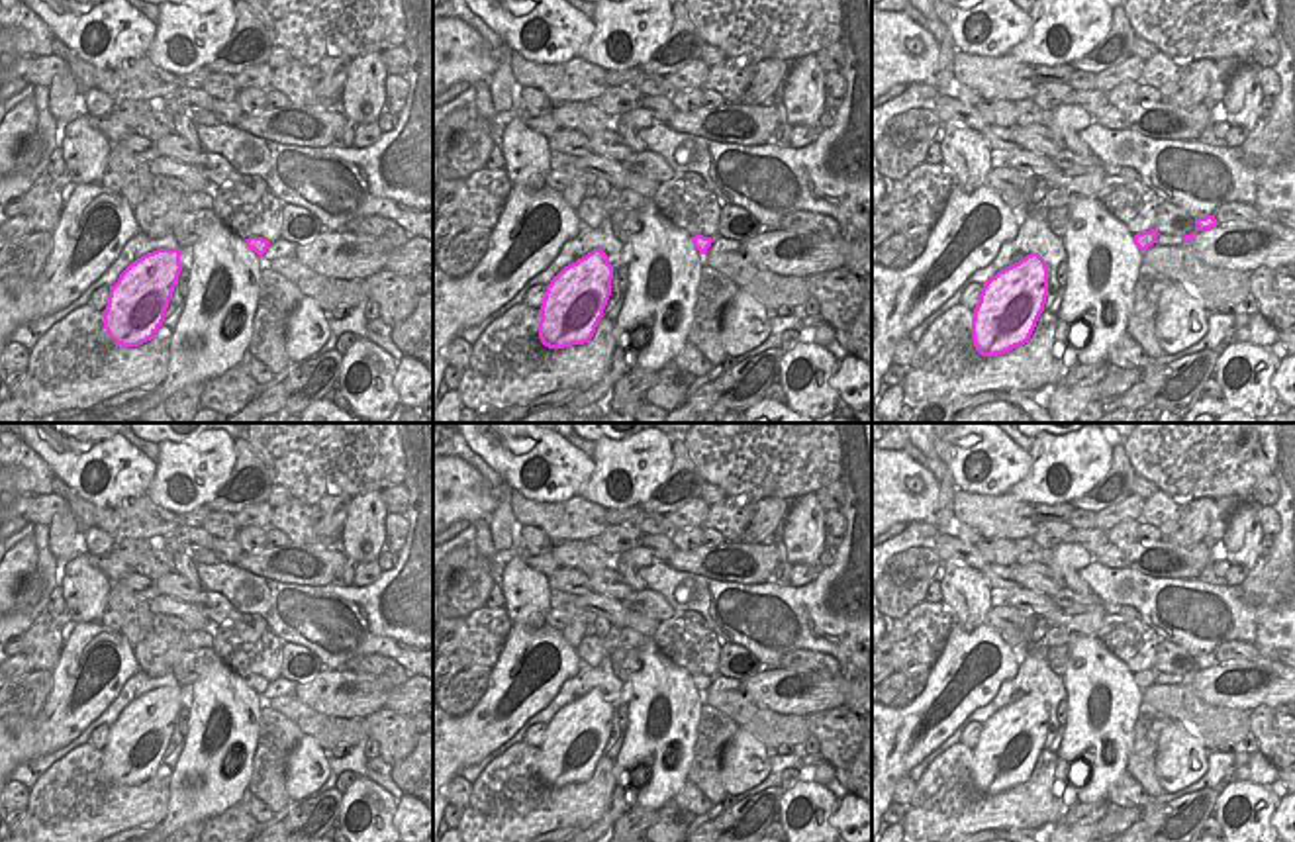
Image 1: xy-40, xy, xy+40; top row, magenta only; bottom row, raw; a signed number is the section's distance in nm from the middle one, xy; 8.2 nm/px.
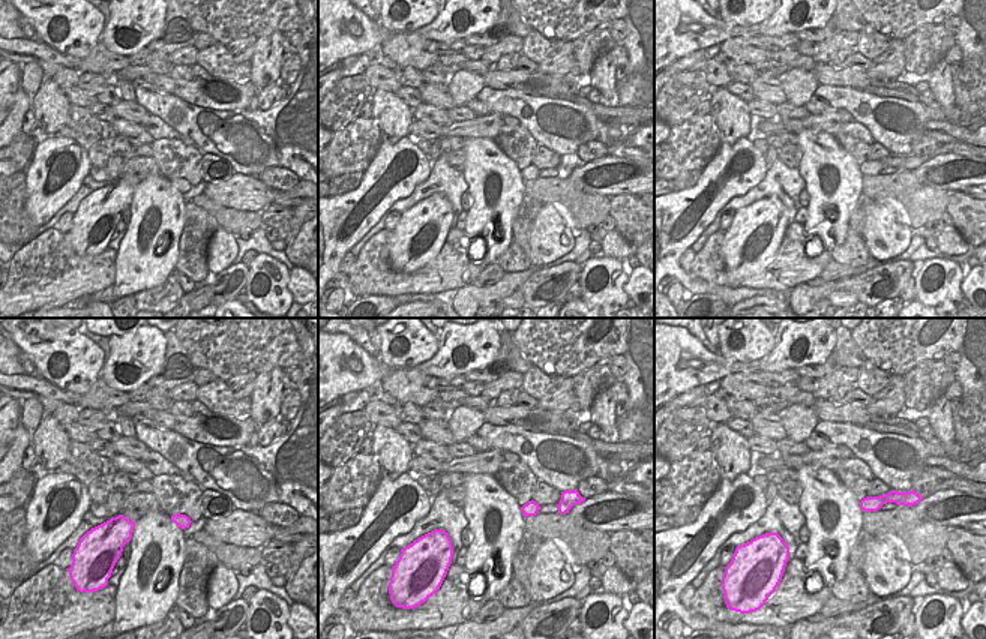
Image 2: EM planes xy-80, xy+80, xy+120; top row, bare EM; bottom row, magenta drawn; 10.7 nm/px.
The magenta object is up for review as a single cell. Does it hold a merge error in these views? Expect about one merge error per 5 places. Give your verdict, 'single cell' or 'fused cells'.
single cell

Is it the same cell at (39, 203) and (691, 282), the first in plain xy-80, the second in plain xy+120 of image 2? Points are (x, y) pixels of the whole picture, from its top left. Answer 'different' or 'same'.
same

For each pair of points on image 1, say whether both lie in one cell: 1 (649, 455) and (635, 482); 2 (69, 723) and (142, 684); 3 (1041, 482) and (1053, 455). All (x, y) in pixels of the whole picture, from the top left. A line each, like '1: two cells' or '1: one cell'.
1: one cell
2: two cells
3: one cell

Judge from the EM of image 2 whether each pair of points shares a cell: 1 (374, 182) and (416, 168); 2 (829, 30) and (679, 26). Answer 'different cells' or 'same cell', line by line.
1: same cell
2: different cells

